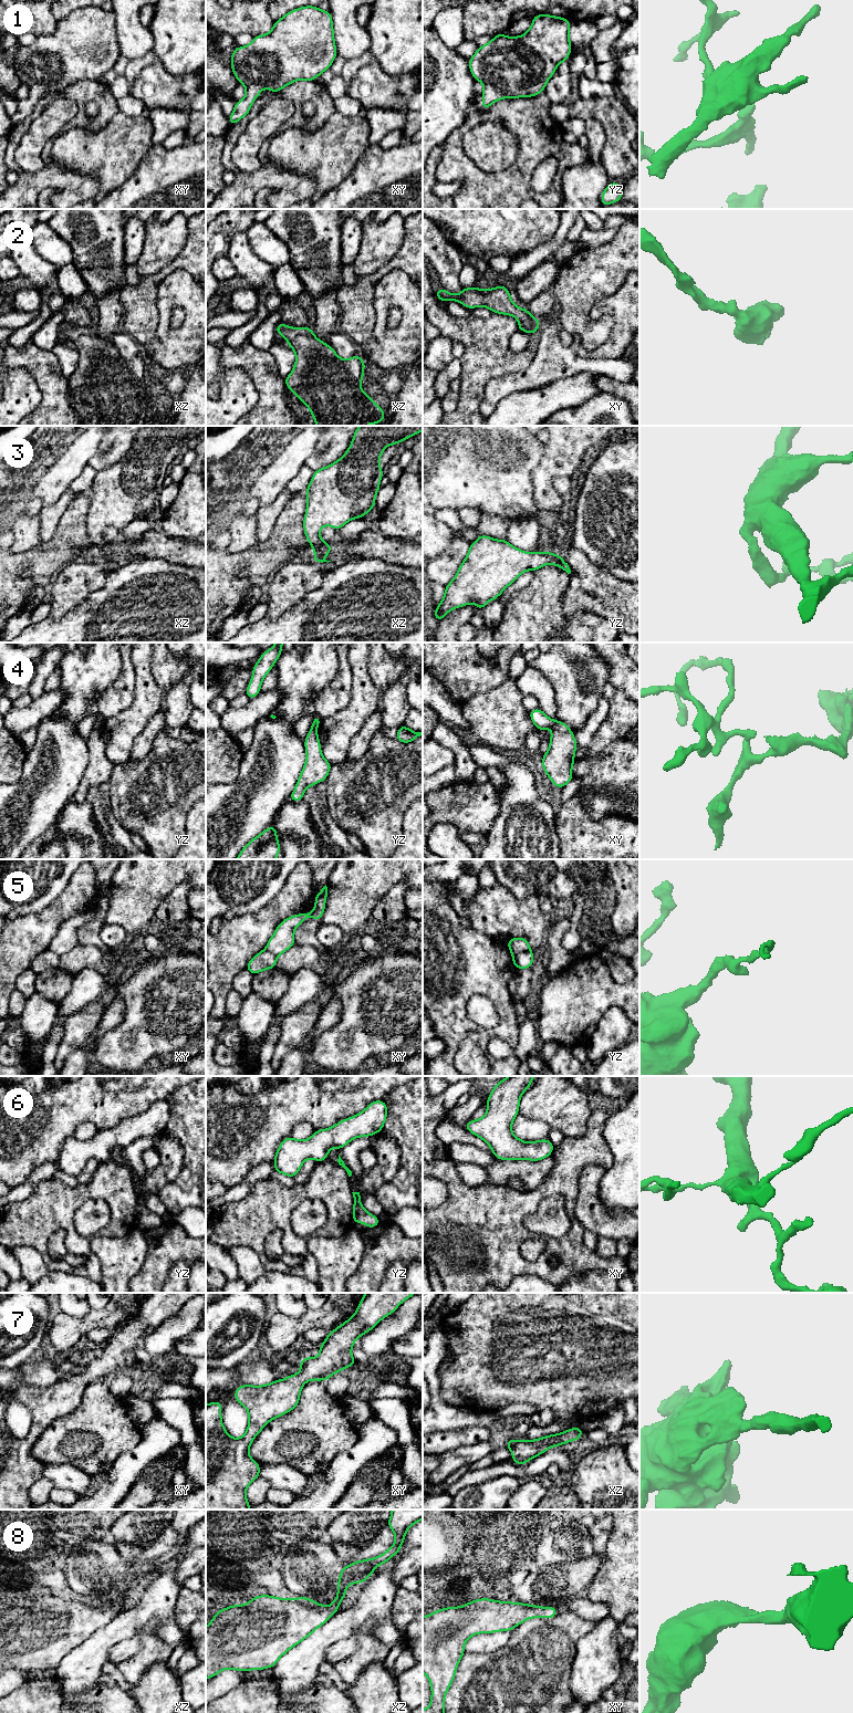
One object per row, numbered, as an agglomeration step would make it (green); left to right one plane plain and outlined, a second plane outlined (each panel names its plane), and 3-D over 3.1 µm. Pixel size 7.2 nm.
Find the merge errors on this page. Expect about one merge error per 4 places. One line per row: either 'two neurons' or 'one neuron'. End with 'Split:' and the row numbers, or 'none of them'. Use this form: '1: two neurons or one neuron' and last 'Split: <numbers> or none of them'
1: one neuron
2: one neuron
3: one neuron
4: two neurons
5: two neurons
6: one neuron
7: one neuron
8: one neuron
Split: 4, 5

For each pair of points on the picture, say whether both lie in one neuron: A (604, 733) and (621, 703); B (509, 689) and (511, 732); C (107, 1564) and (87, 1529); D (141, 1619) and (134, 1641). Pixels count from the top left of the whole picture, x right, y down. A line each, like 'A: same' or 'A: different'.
A: same
B: same
C: different
D: different

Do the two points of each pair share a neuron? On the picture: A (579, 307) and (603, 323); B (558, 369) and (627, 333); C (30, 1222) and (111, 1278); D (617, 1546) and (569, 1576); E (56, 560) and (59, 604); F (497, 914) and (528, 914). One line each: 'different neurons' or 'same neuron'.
A: same neuron
B: different neurons
C: different neurons
D: different neurons
E: different neurons
F: same neuron

